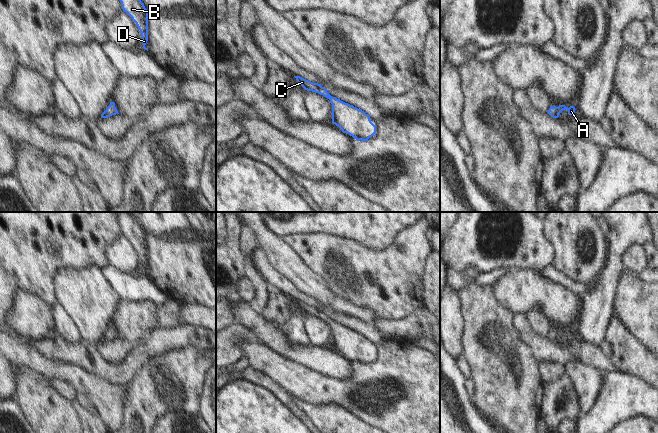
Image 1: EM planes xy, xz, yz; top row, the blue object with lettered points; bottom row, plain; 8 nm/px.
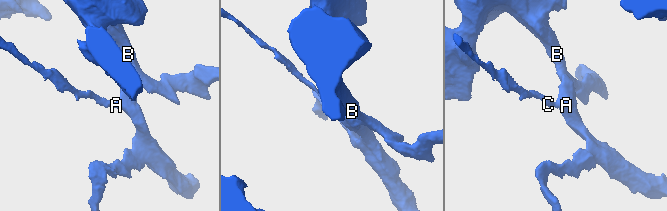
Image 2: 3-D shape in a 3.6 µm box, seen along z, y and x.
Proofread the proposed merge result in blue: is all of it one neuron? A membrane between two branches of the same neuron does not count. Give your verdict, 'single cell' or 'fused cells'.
single cell

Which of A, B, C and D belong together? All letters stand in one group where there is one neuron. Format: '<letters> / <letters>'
A B C D

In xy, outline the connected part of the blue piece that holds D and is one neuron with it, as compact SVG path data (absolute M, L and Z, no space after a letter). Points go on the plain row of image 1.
M132 212L116 213L118 215L123 235L132 242L140 254L143 267L142 272L148 275L148 272L145 271L148 265L148 234L145 232L144 228L137 221Z

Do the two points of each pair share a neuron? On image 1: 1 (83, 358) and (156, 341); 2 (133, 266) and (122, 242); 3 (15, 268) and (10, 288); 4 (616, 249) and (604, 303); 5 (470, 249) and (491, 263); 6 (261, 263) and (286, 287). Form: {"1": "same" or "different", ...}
{"1": "same", "2": "same", "3": "different", "4": "same", "5": "same", "6": "same"}

